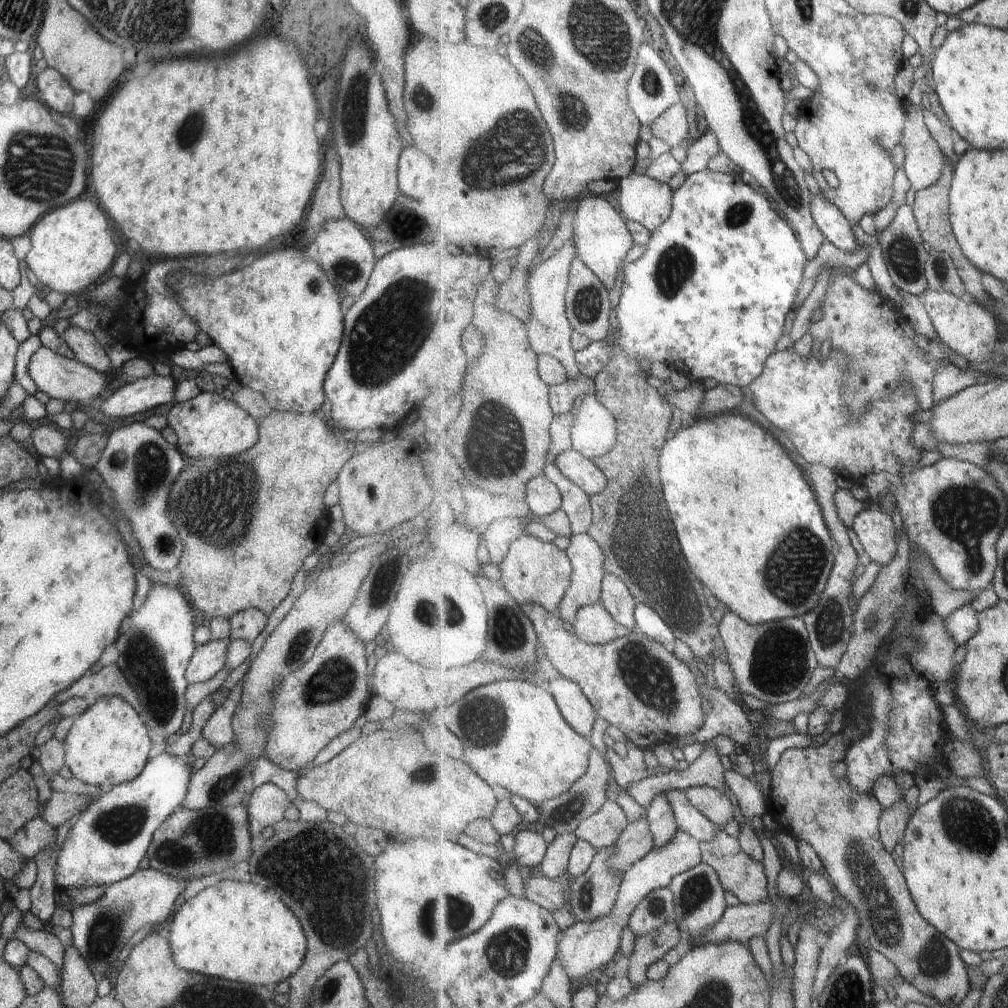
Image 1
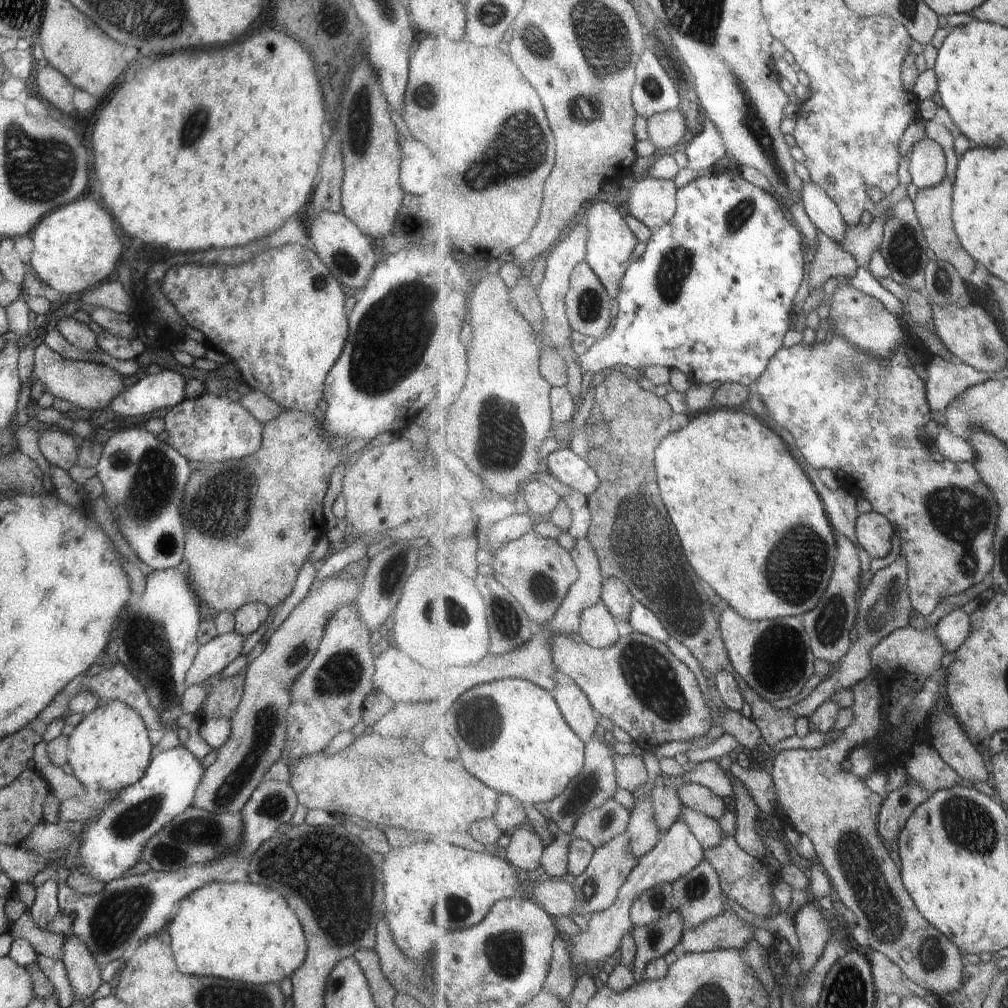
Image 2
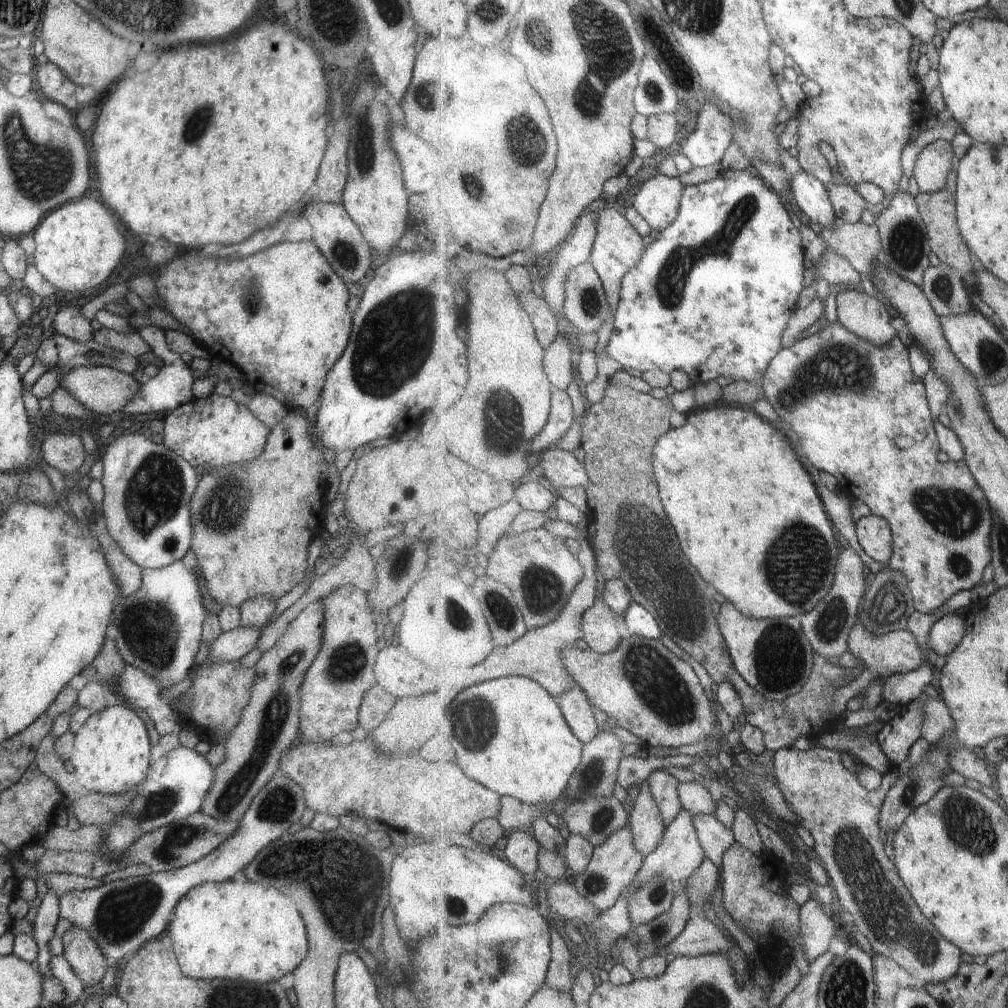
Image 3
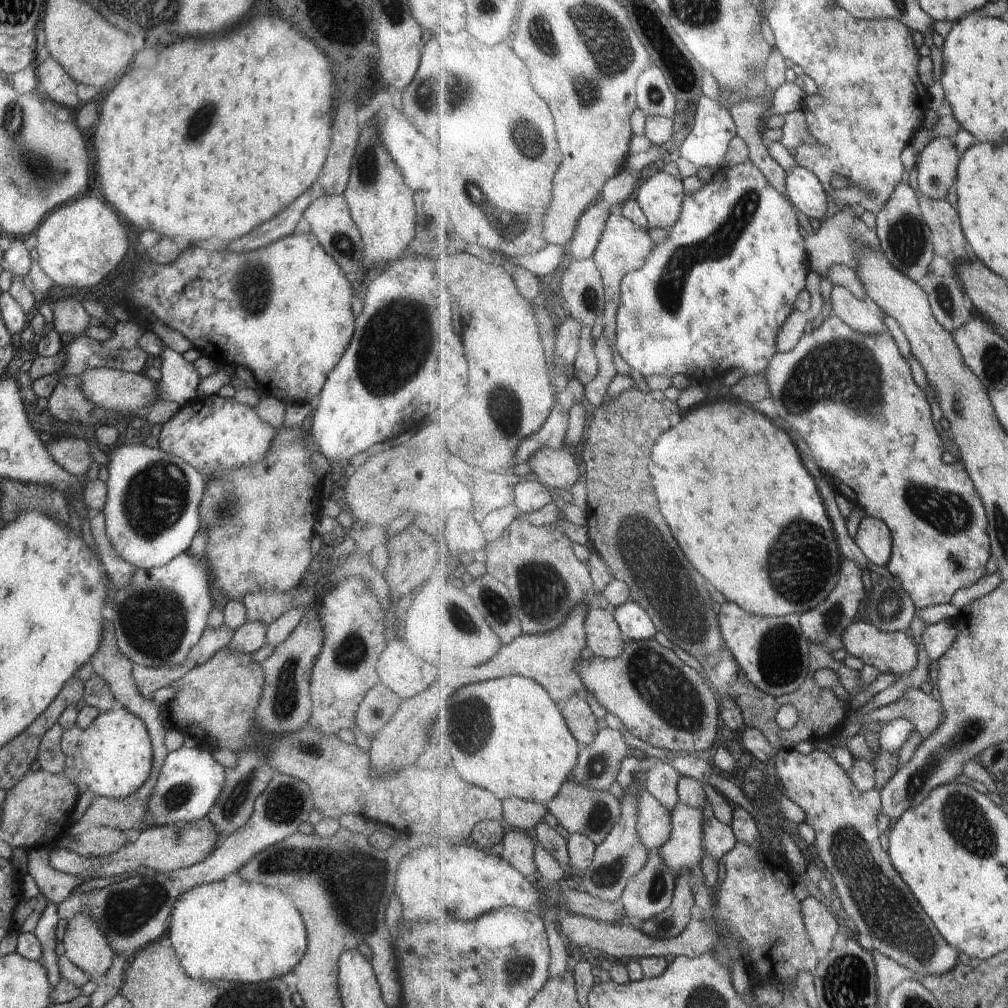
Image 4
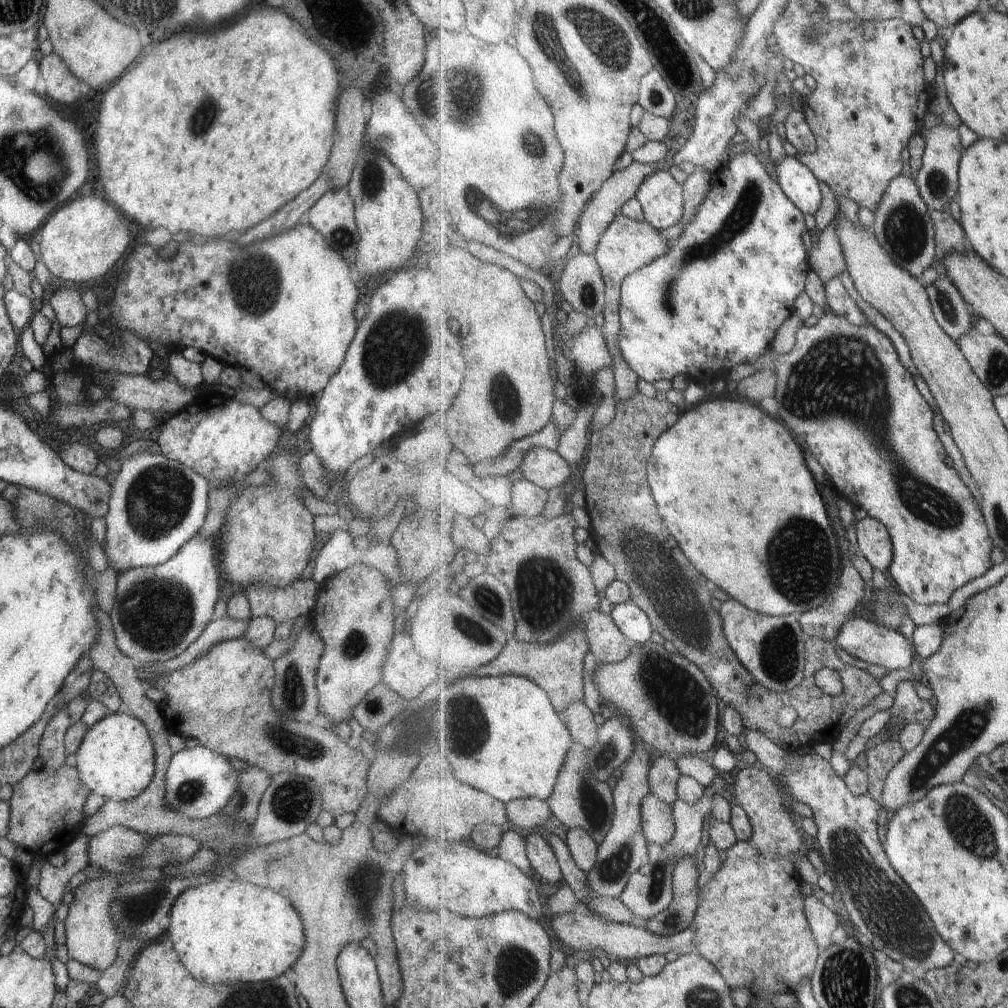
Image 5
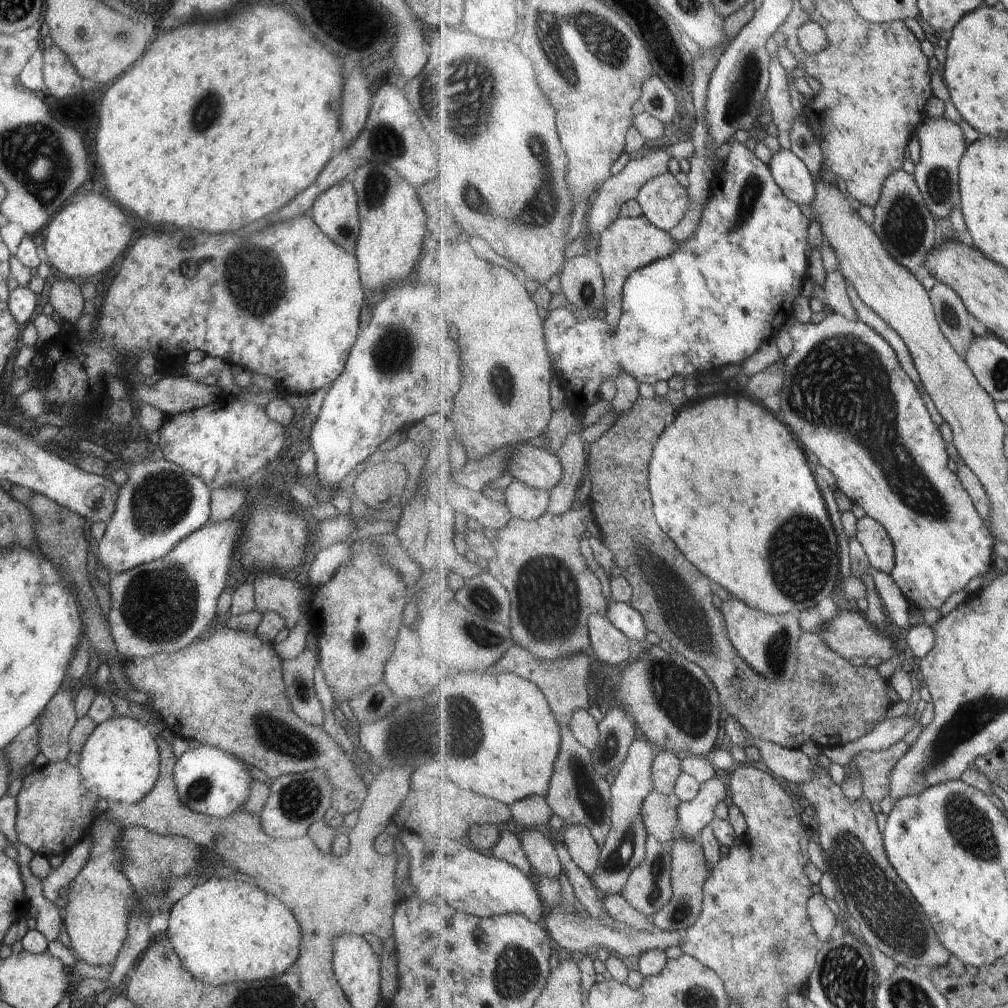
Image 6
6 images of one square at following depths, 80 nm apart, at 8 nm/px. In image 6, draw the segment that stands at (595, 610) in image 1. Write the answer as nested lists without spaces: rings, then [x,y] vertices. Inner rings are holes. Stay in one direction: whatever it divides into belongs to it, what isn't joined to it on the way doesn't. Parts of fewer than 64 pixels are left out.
[[[594,613],[589,616],[589,639],[596,662],[605,662],[621,668],[633,658],[629,648],[630,638],[626,636],[608,616]]]

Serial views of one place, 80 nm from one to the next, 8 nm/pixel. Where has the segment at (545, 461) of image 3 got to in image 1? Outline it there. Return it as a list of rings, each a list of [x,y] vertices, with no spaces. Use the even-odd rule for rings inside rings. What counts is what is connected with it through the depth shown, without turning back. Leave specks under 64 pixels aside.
[[[570,448],[557,450],[551,460],[564,476],[583,488],[589,496],[600,494],[607,488],[606,474],[593,459],[587,459],[581,452]]]

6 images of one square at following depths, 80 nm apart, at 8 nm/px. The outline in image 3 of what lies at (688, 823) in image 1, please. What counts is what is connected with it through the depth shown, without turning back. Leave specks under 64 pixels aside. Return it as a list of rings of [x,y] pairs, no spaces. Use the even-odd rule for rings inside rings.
[[[693,814],[693,820],[706,857],[720,868],[723,854],[736,842],[732,830],[713,815]]]

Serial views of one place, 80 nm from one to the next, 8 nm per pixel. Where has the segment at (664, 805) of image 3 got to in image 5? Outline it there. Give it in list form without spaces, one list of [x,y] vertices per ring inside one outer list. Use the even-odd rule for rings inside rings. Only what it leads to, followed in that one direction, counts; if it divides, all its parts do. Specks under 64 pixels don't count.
[[[655,753],[650,767],[650,788],[659,800],[673,806],[678,800],[678,782],[682,777],[673,756]]]

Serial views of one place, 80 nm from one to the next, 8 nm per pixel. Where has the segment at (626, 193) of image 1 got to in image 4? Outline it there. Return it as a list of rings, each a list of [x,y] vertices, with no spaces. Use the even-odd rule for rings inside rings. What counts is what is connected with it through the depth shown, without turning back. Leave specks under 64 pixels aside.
[[[658,171],[648,178],[639,188],[636,199],[653,228],[672,228],[682,216],[683,202],[686,198],[681,179],[674,178],[670,173]]]

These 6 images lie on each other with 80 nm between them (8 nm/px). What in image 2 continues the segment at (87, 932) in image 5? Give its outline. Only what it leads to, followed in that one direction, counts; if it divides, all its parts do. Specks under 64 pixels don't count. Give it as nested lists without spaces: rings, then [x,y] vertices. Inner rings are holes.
[[[71,935],[63,939],[62,962],[71,992],[75,992],[73,1001],[92,997],[102,984],[100,968],[77,936]]]

